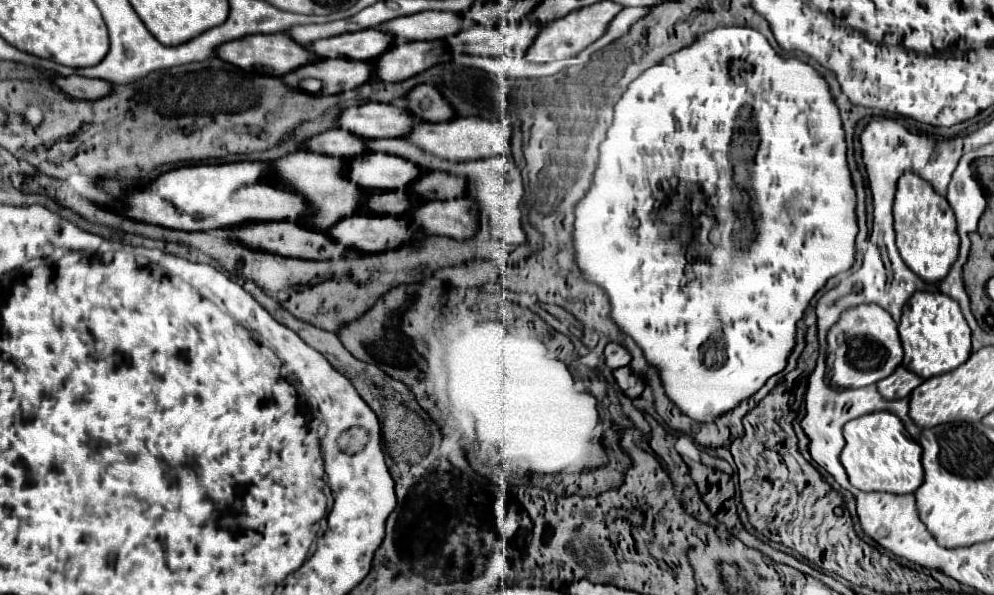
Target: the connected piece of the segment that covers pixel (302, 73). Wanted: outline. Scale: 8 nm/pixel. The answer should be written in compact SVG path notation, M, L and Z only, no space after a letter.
M323 59L317 63L303 65L293 73L281 77L285 85L295 87L297 79L313 77L323 83L323 95L337 95L349 89L359 87L361 83L371 79L373 65L369 61L349 61L349 59Z

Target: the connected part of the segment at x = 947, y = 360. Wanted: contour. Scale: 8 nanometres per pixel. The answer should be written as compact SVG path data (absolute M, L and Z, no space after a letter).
M917 291L909 297L903 307L903 317L899 321L899 337L903 343L905 359L903 365L923 379L949 373L963 365L971 355L971 331L957 305L945 293Z

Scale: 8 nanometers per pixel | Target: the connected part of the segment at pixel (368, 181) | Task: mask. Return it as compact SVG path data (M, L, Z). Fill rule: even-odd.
M361 153L347 161L349 181L357 181L357 185L367 191L405 189L423 173L417 165L385 153Z

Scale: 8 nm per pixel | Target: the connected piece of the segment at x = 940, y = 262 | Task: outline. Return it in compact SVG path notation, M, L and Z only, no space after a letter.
M903 173L897 181L897 193L893 203L897 249L907 263L907 267L927 283L941 281L953 261L957 259L959 237L957 237L957 219L947 199L937 195L929 181L921 179L915 173Z

